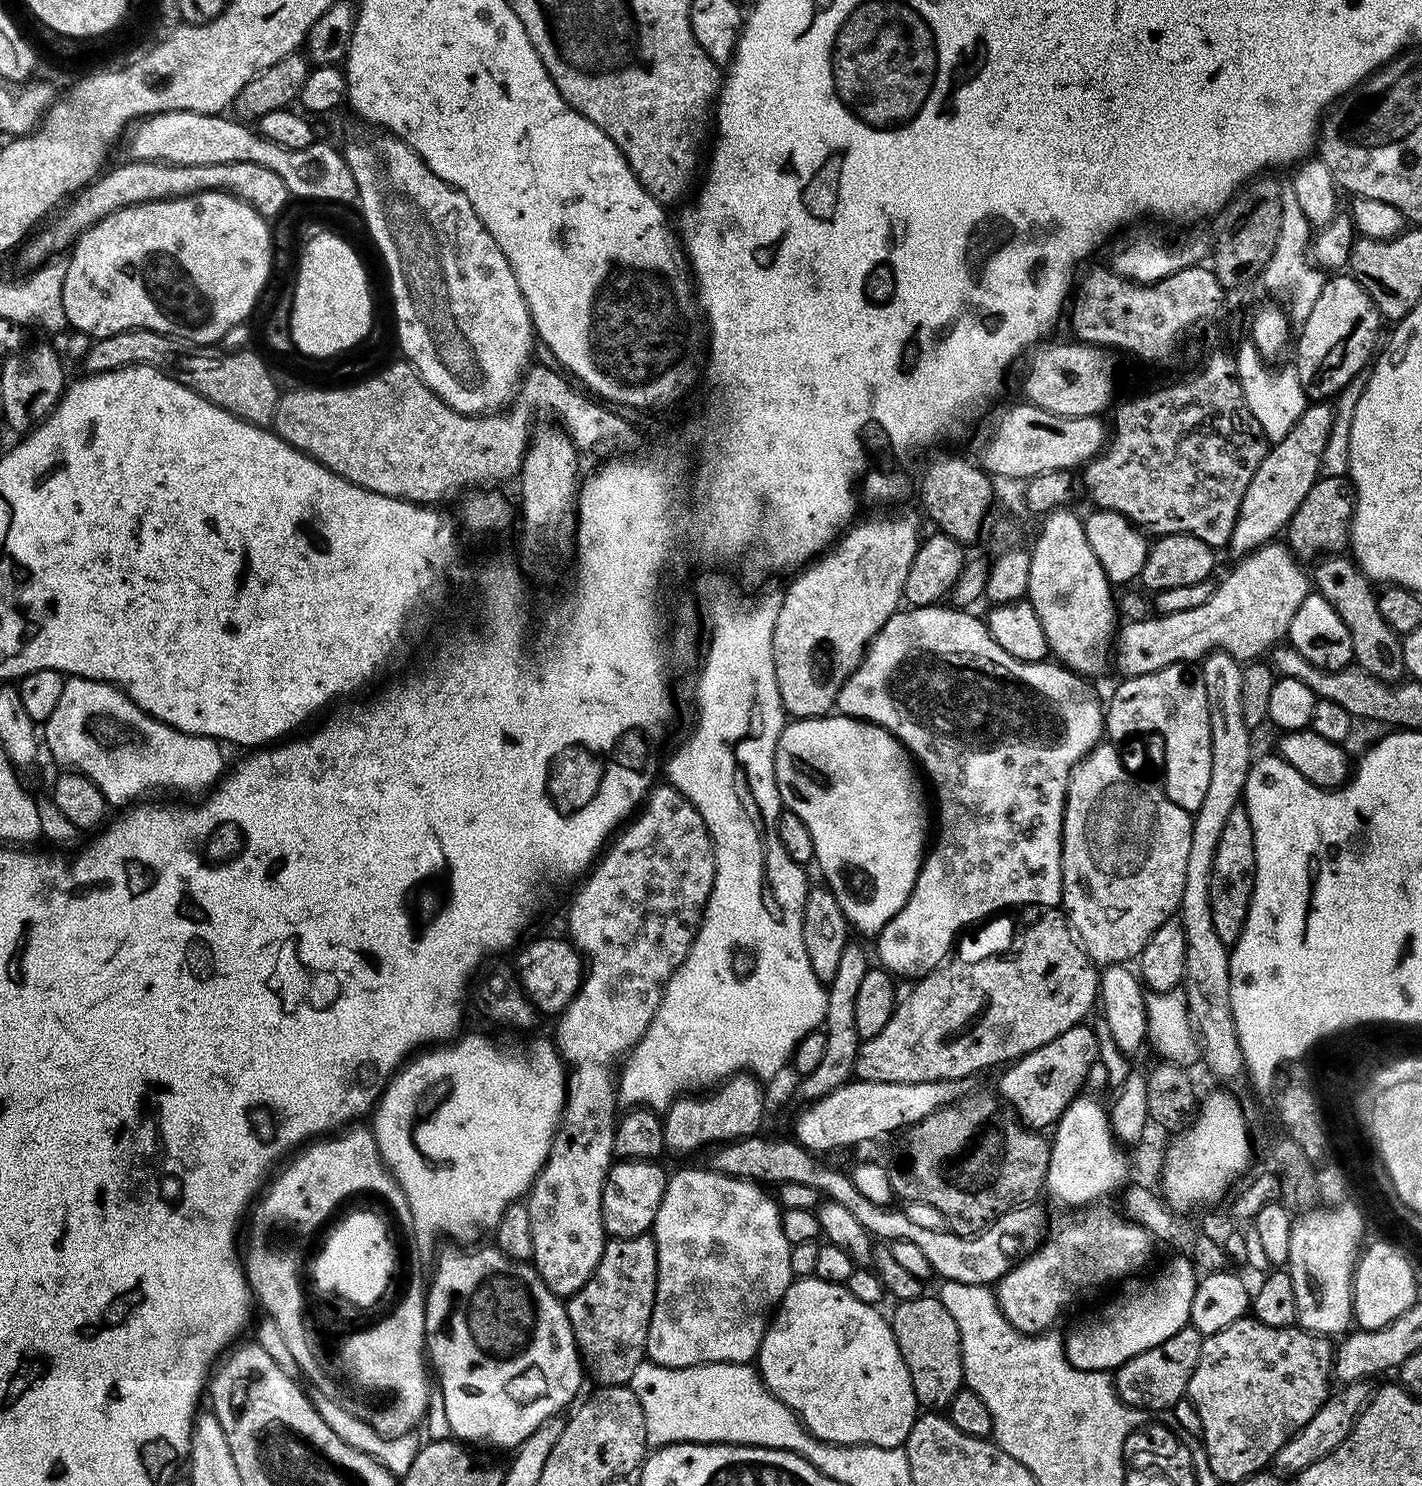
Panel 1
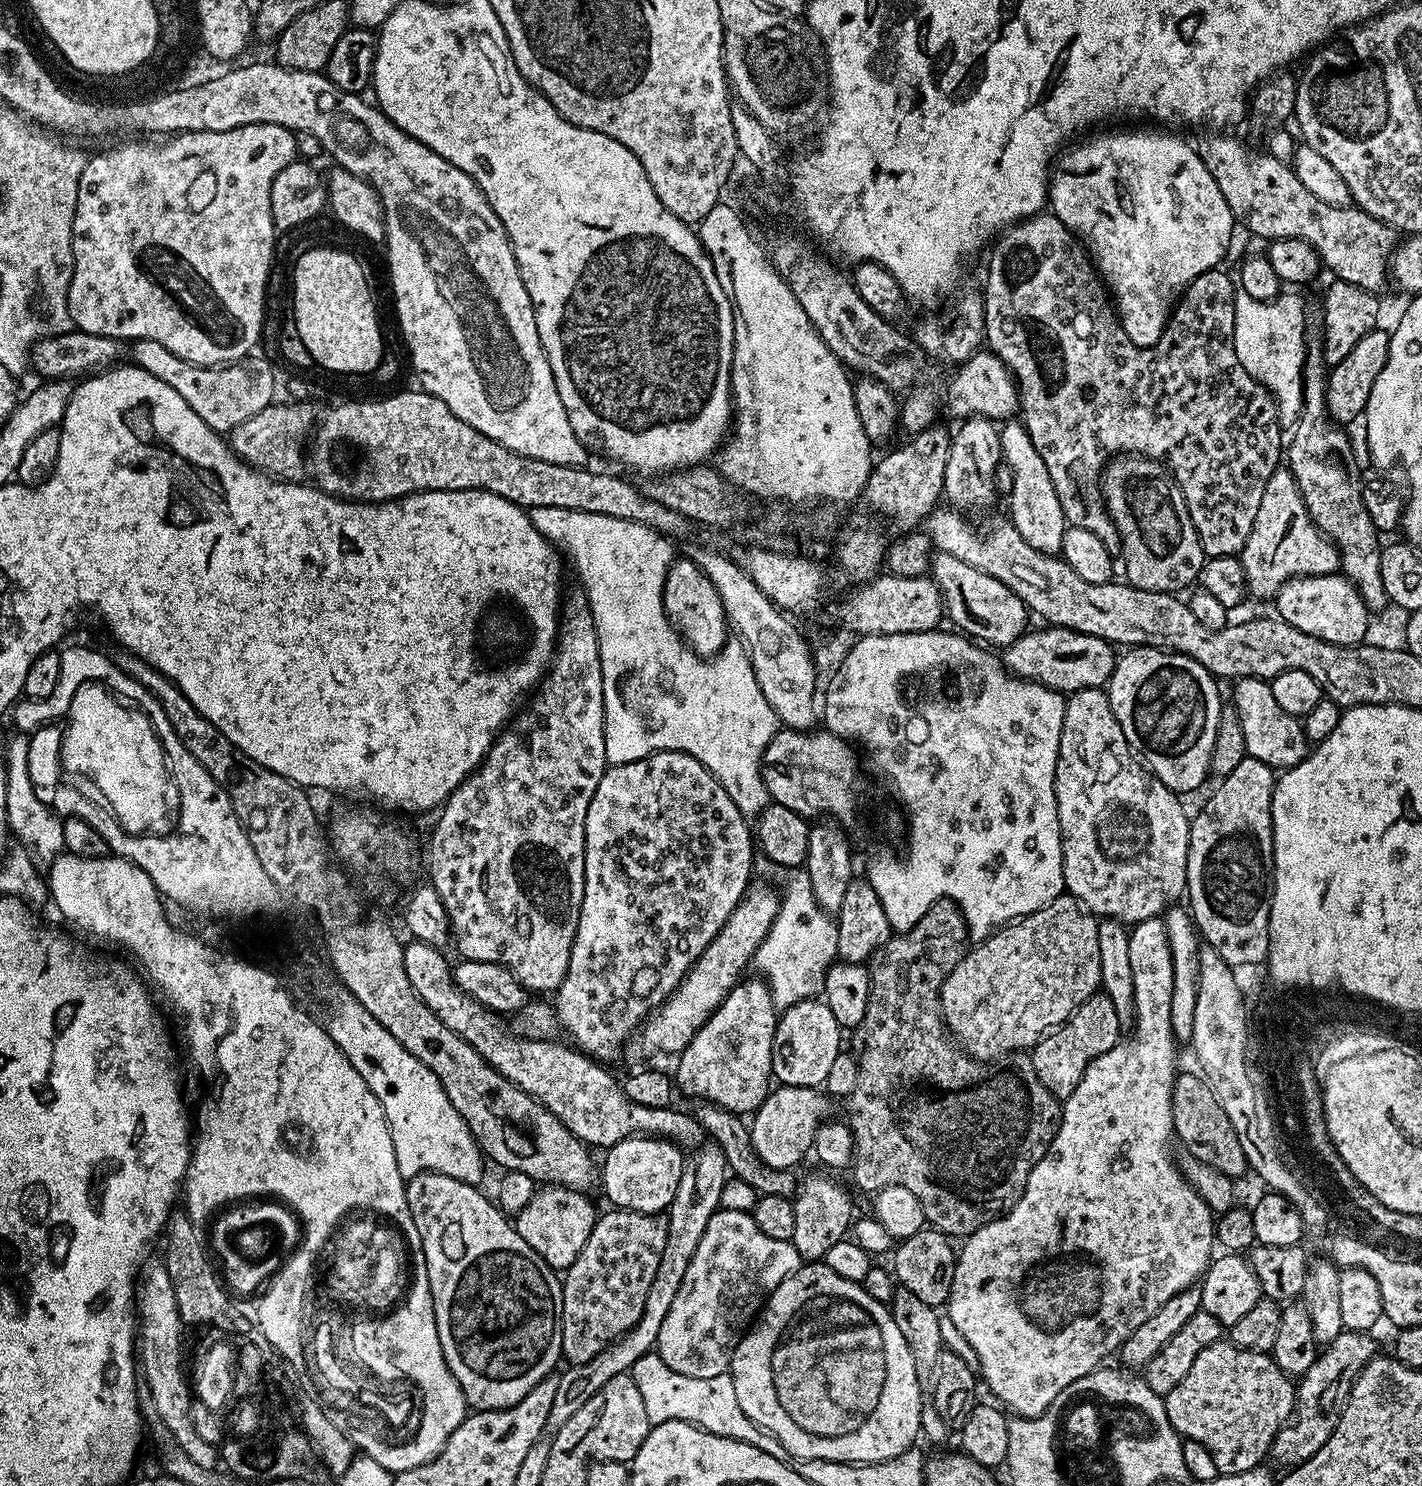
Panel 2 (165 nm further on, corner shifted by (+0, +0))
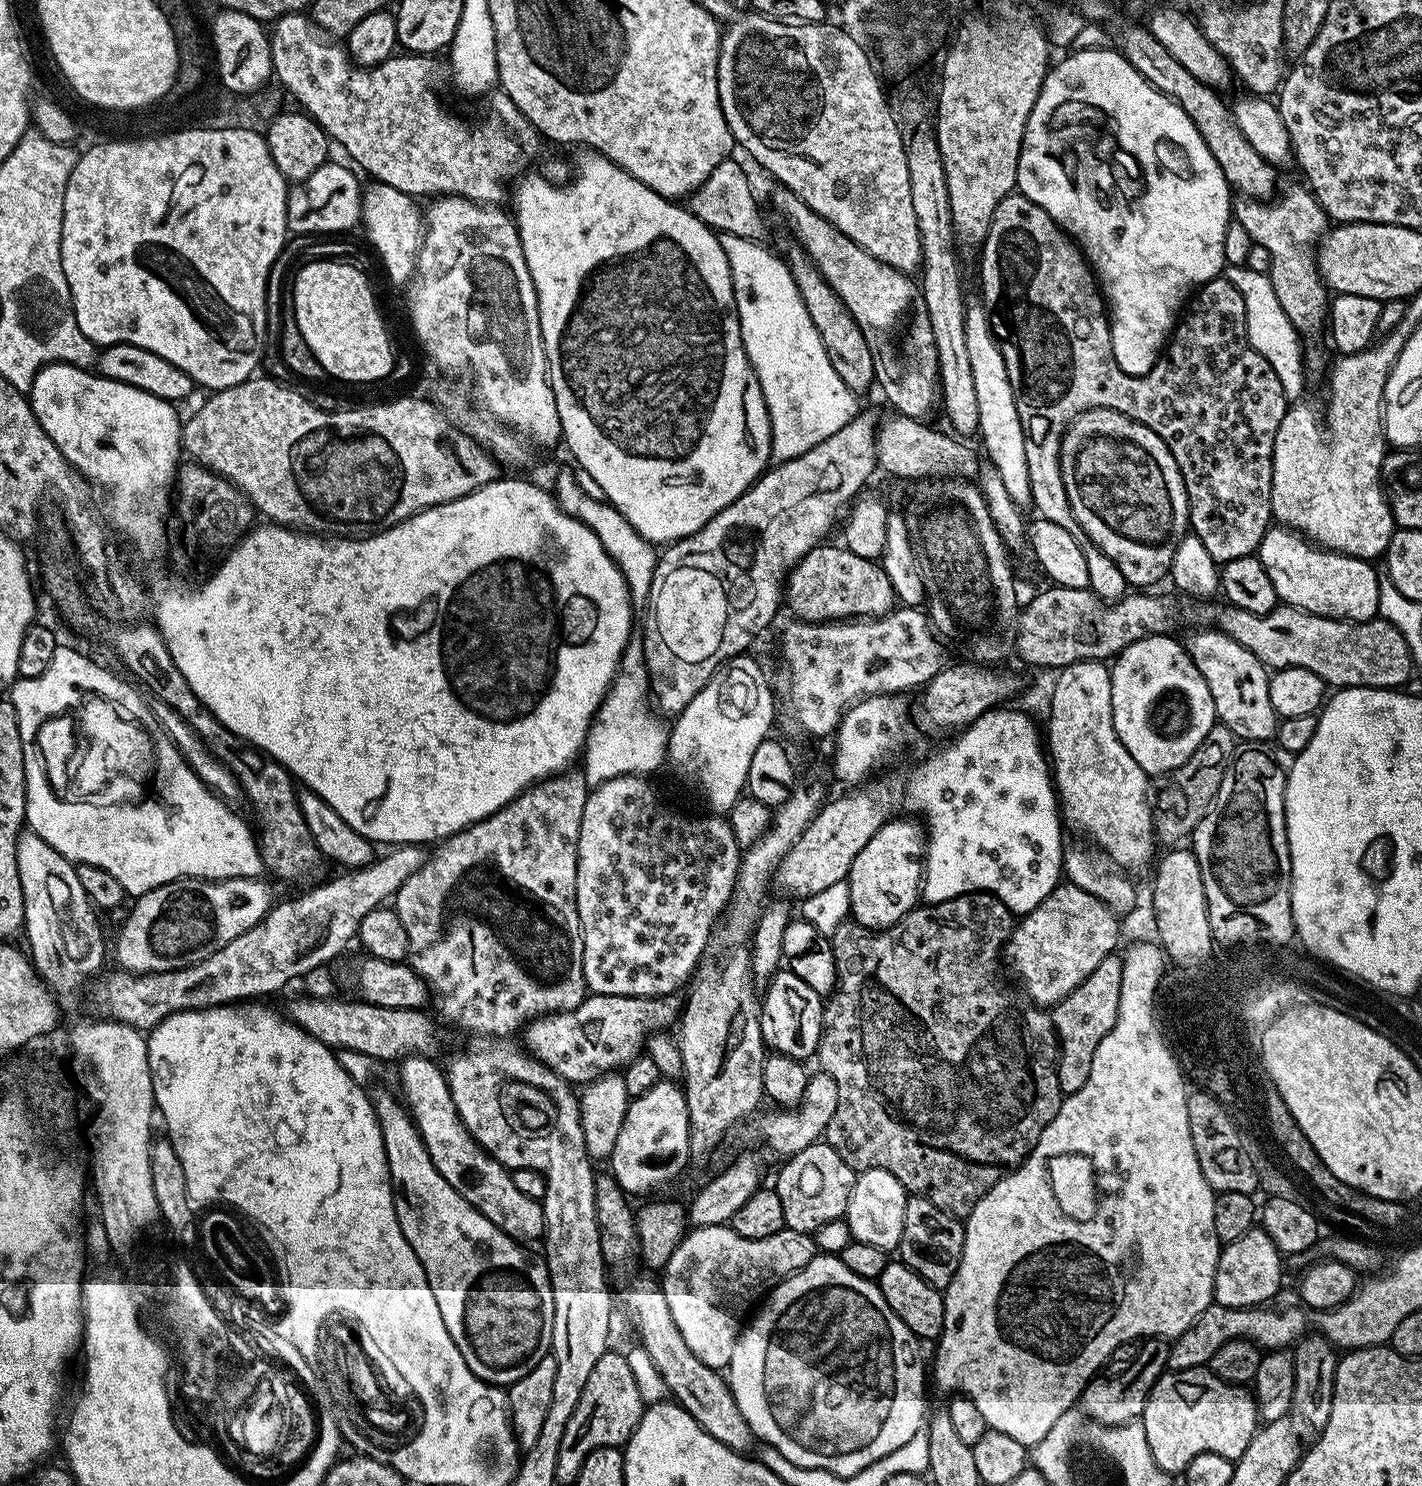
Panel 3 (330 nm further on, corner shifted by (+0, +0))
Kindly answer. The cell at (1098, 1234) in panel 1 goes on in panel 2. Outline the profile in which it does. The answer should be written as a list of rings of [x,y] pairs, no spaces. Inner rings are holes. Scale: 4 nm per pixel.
[[[1141,922],[1131,925],[1130,938],[1130,974],[1132,975],[1132,1011],[1136,1029],[1132,1037],[1114,1045],[1106,1054],[1097,1060],[1092,1060],[1082,1074],[1082,1082],[1063,1101],[1060,1119],[1056,1126],[1056,1134],[1052,1137],[1048,1151],[1043,1153],[1033,1163],[1032,1171],[1028,1173],[1028,1181],[1024,1187],[1022,1198],[999,1220],[991,1220],[986,1226],[979,1228],[963,1241],[964,1249],[959,1249],[956,1258],[956,1269],[952,1279],[952,1289],[948,1295],[946,1311],[952,1319],[954,1327],[960,1331],[960,1336],[972,1347],[976,1355],[979,1375],[988,1383],[988,1388],[997,1396],[995,1399],[1009,1413],[1020,1418],[1040,1416],[1074,1382],[1078,1382],[1086,1374],[1095,1372],[1105,1363],[1108,1355],[1115,1353],[1158,1306],[1170,1302],[1174,1294],[1193,1287],[1203,1277],[1208,1268],[1214,1249],[1214,1213],[1201,1199],[1199,1193],[1188,1183],[1185,1173],[1179,1172],[1168,1157],[1168,1143],[1173,1143],[1172,1130],[1172,1083],[1178,1075],[1176,1068],[1177,1043],[1172,1035],[1170,1022],[1170,1000],[1174,993],[1174,962],[1171,961],[1170,942],[1167,940],[1166,926],[1162,922]]]

